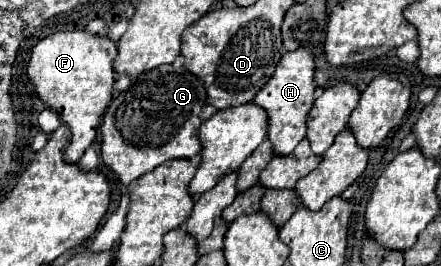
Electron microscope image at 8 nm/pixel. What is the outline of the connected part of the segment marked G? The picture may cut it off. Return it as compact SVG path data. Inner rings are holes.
M162 65L146 71L132 85L116 95L102 119L102 161L122 183L132 183L148 171L170 159L194 159L200 155L198 131L202 125L200 111L206 105L202 81L182 65Z

